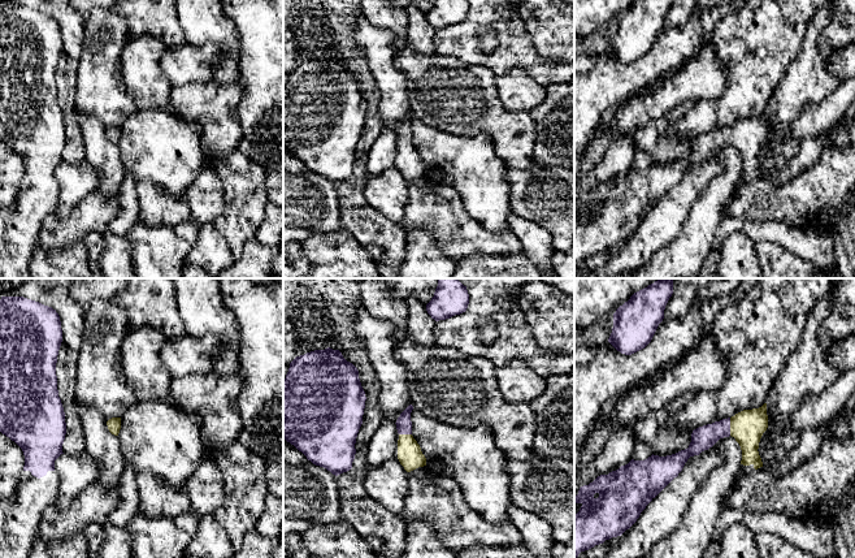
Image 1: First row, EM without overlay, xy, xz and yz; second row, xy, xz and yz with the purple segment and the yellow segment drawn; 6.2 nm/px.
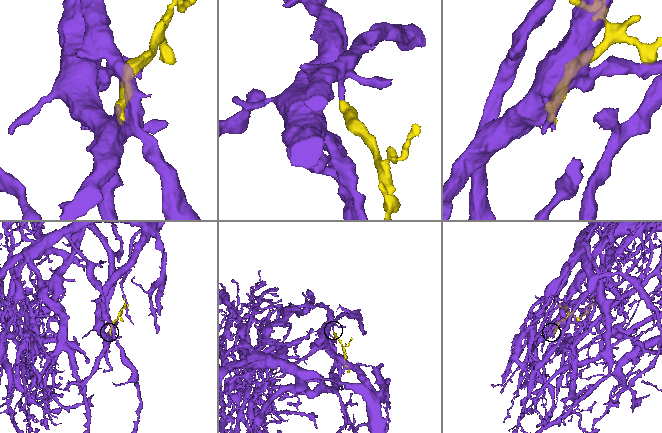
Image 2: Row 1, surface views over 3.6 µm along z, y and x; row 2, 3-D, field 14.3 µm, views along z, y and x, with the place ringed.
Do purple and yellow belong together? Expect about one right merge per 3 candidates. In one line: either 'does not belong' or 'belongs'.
belongs

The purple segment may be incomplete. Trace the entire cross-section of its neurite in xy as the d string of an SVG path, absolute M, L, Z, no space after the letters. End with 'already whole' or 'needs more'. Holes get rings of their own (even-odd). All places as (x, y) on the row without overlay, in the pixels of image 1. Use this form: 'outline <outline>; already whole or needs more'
outline M1 5L0 140L22 157L25 174L14 206L0 211L0 278L31 278L30 260L43 222L57 208L55 169L64 163L66 143L56 85L61 51L62 38L56 18L23 5Z; needs more

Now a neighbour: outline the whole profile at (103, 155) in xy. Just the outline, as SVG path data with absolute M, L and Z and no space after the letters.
M78 113L77 118L83 138L86 163L101 173L96 189L104 195L117 199L126 176L118 144L109 140L105 126L97 118Z

